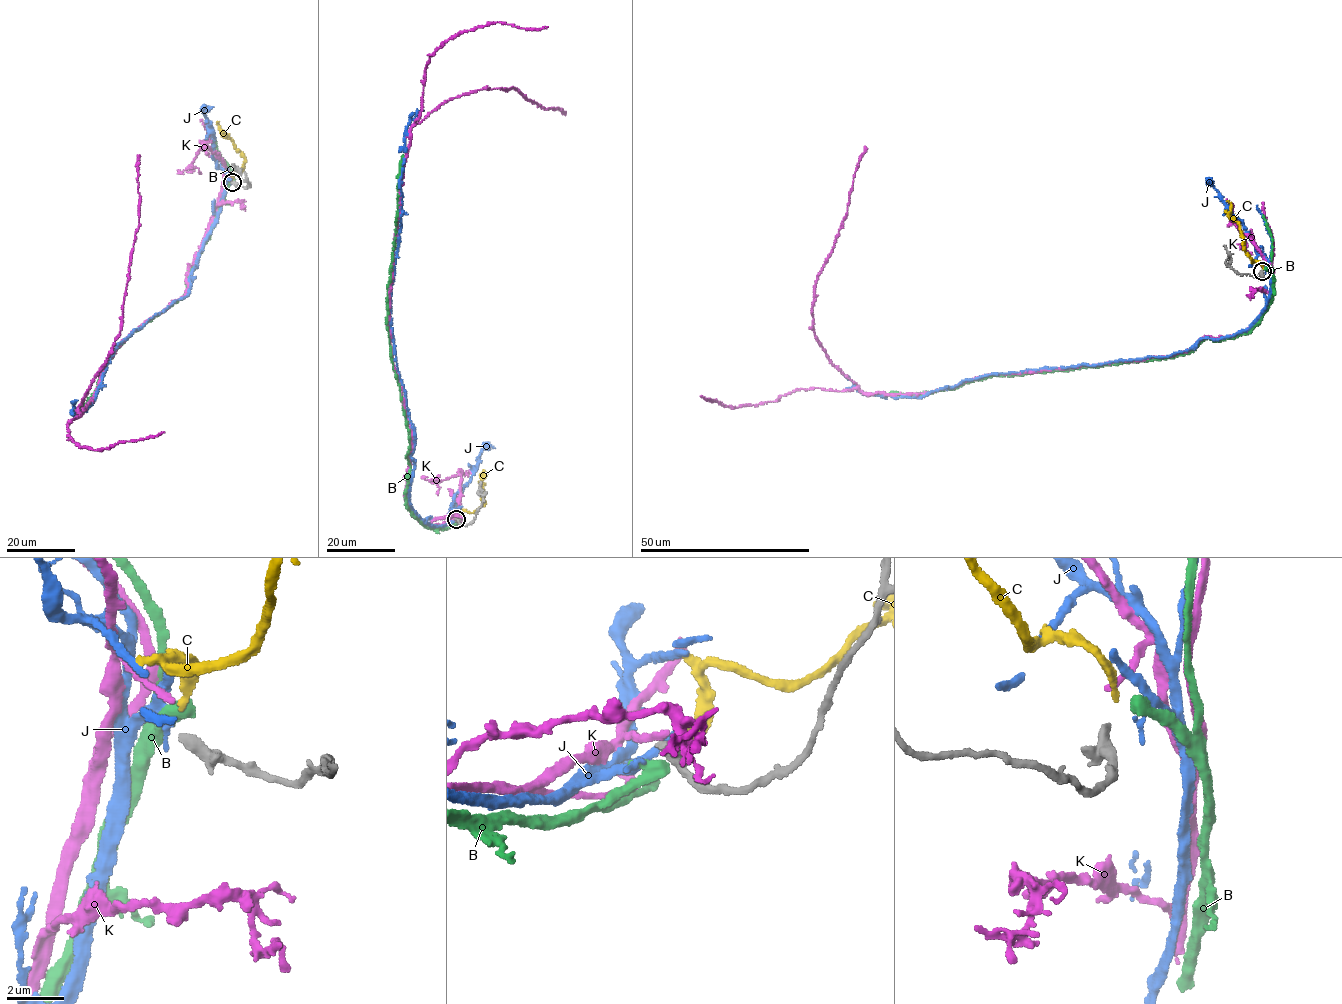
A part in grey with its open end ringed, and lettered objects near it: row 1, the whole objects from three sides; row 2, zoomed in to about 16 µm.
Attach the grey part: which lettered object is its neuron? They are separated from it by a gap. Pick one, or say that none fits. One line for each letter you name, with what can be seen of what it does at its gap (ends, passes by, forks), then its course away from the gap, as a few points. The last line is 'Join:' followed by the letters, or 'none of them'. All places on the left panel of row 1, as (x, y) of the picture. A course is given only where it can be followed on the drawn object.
C: it ends | via (232, 179), (231, 173), (240, 171), (242, 153), (229, 138), (222, 135), (218, 121)
Join: C

